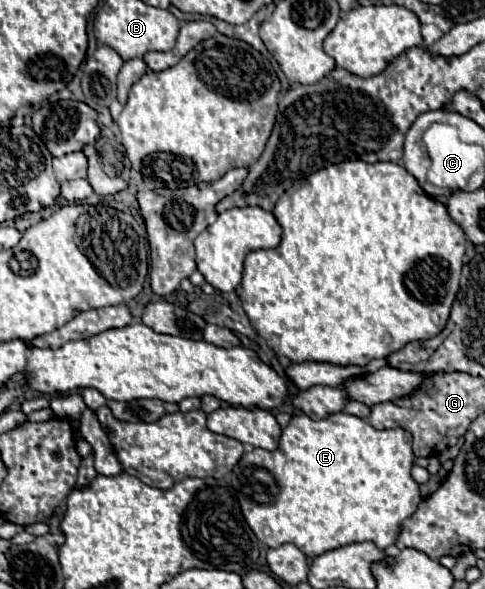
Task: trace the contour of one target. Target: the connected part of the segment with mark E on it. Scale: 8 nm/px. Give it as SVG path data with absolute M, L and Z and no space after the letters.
M304 412L294 414L282 430L278 448L266 452L254 448L244 452L232 468L230 484L236 490L242 514L256 538L268 548L286 542L296 544L308 558L320 556L332 548L370 540L380 550L392 546L400 534L402 522L416 512L420 502L420 486L410 476L414 464L412 434L402 428L376 430L366 420L336 412L322 420L310 420Z

